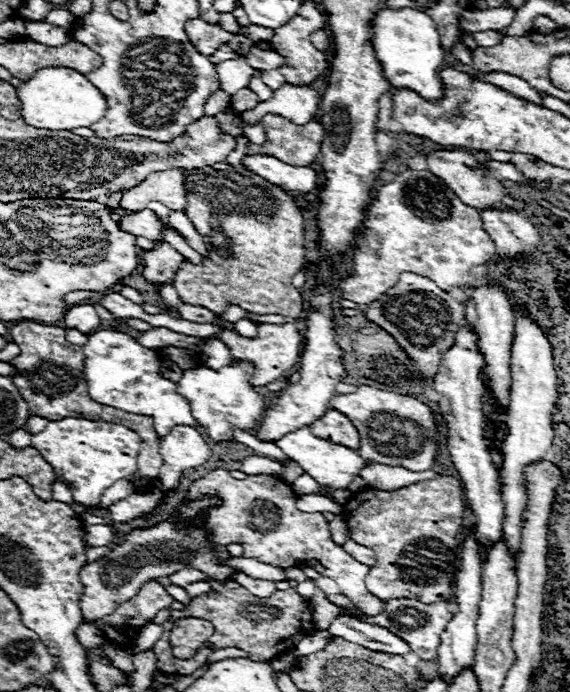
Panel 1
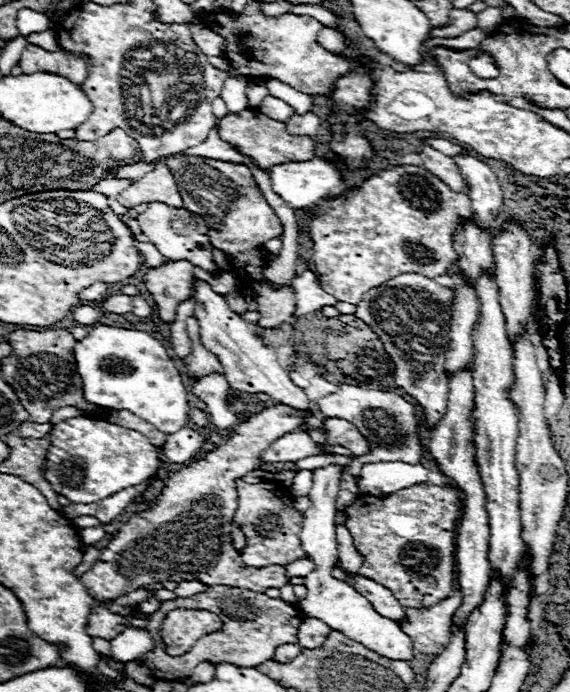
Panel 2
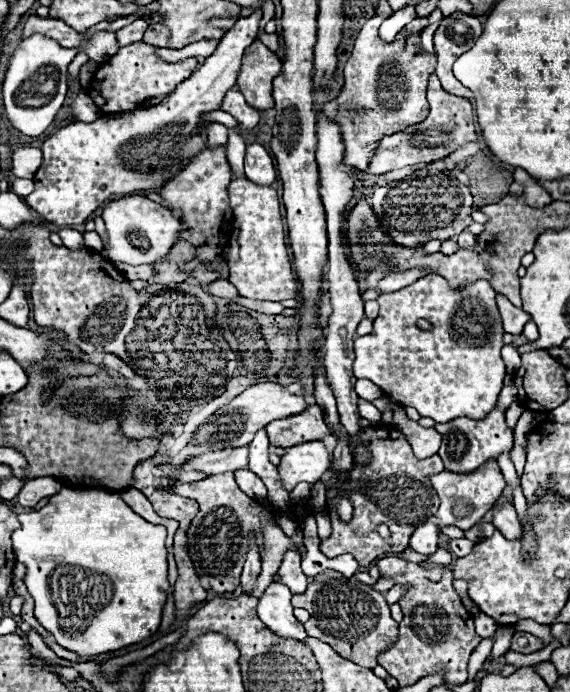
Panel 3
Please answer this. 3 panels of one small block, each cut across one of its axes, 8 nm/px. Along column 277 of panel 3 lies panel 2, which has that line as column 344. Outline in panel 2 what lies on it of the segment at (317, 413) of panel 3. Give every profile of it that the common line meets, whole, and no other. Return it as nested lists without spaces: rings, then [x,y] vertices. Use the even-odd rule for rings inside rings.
[[[326,418],[324,440],[330,442],[331,445],[341,445],[348,448],[354,454],[368,454],[370,452],[370,444],[358,432],[358,428],[346,420],[340,420],[340,418]]]

